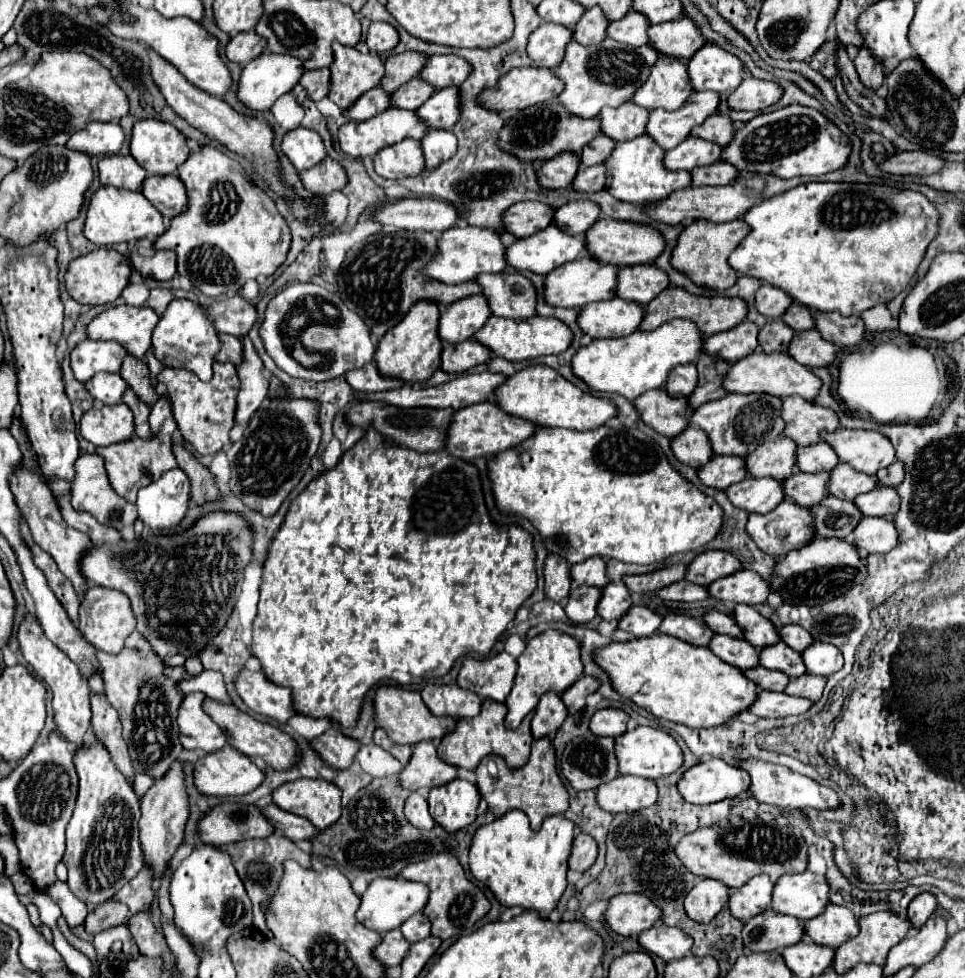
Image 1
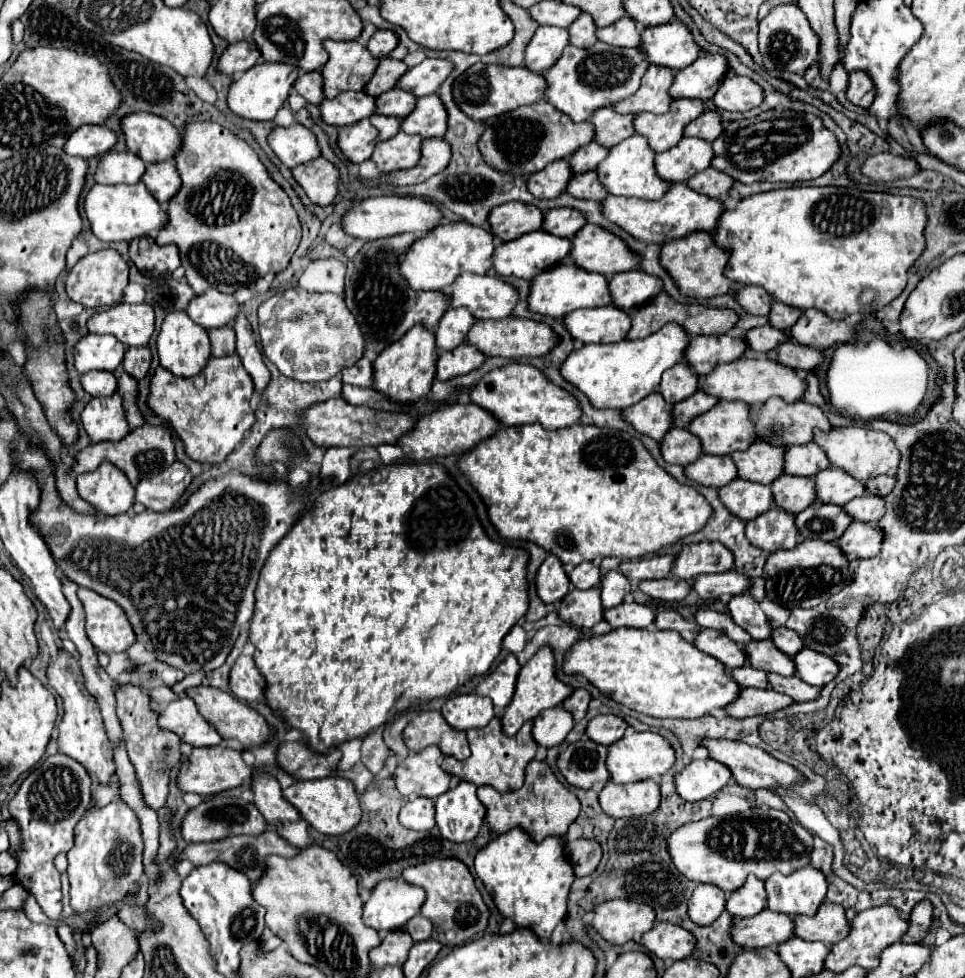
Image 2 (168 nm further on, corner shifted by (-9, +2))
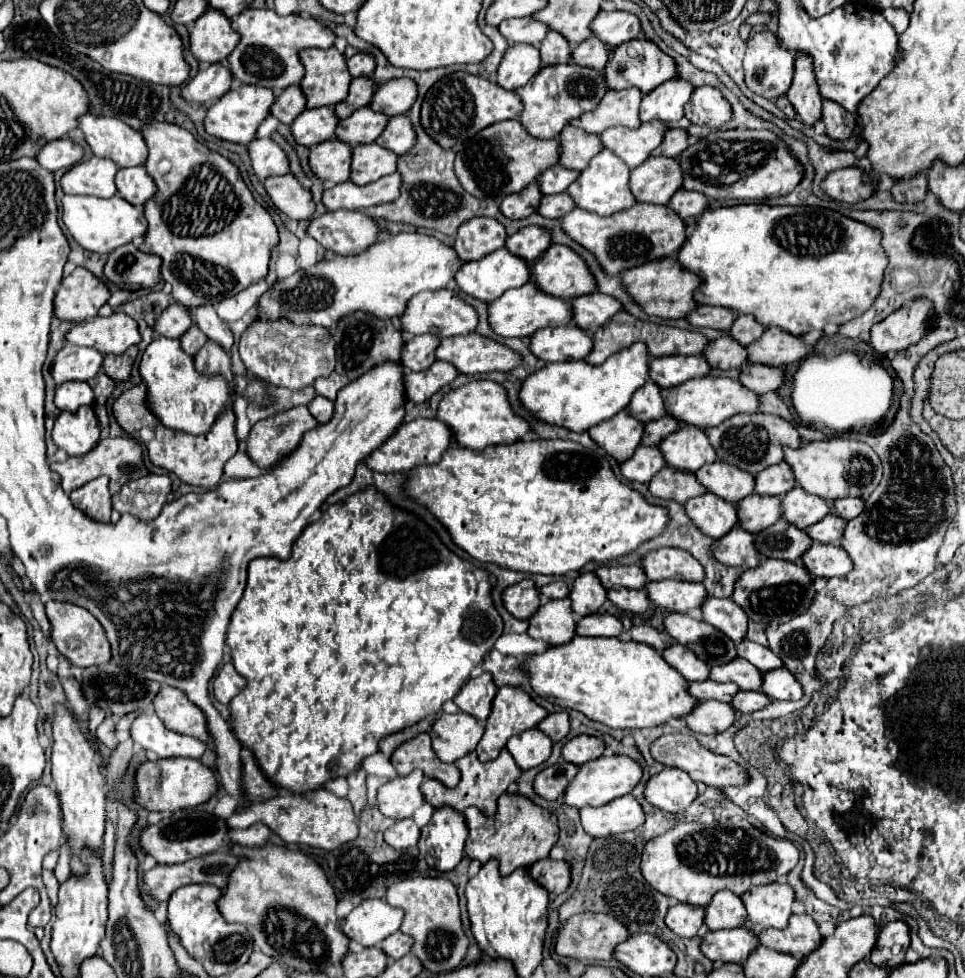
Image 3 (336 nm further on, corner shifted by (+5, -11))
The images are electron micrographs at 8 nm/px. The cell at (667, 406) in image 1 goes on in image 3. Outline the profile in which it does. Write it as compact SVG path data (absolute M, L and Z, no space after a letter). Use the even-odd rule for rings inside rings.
M622 410L618 412L618 416L612 416L610 420L604 420L602 424L590 428L588 434L610 456L614 456L618 462L624 462L640 446L644 424L632 418L628 410Z

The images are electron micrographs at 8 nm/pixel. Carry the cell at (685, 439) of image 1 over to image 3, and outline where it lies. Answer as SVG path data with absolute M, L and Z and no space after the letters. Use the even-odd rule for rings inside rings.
M638 446L634 456L630 456L628 460L624 460L620 464L620 472L624 474L624 478L628 480L636 480L636 482L650 482L650 478L664 468L664 460L662 460L662 452L652 446Z

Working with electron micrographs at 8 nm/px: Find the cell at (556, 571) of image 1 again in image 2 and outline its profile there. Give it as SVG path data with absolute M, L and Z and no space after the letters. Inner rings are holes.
M548 555L546 561L540 565L536 575L538 595L544 603L558 603L570 591L570 579L564 571L564 565L554 555Z

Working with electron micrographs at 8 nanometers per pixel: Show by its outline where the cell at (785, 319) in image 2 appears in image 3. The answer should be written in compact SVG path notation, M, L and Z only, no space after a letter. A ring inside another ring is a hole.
M736 316L734 324L732 324L730 330L728 330L728 334L730 334L736 342L740 342L742 346L748 346L748 344L752 344L754 340L758 340L758 338L762 336L762 332L764 332L764 326L758 324L758 322L754 320L754 316Z

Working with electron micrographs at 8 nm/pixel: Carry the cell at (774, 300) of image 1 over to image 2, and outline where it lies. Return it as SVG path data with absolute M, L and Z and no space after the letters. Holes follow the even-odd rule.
M742 287L736 295L738 303L752 315L768 315L768 307L772 305L772 297L766 295L762 287Z

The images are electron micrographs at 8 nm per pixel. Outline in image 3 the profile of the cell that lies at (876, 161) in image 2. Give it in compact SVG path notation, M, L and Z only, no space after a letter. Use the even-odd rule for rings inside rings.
M850 166L850 168L842 168L836 172L830 172L822 184L820 190L824 194L828 194L832 200L838 202L846 202L846 204L856 204L862 202L866 198L872 196L874 186L872 184L862 184L862 170Z

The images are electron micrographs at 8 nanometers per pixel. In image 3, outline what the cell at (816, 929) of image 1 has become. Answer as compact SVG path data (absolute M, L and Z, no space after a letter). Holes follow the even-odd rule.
M792 914L790 924L786 928L766 928L766 932L758 934L758 938L760 942L764 942L764 946L792 954L796 958L808 956L822 940L816 922L808 914Z

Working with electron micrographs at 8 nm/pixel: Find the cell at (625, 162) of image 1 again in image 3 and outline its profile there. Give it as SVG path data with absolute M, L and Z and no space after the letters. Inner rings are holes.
M602 150L594 156L594 160L590 160L590 164L580 172L578 180L566 188L566 192L572 196L572 200L578 208L594 212L598 216L610 216L614 212L626 210L636 204L634 196L630 194L630 186L628 186L630 176L628 174L630 174L630 168L626 164L622 164L622 160L618 160L618 156L614 156L608 150Z

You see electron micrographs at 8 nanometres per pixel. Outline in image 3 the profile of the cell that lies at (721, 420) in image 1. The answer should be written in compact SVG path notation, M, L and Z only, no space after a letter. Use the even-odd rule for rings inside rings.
M682 426L674 434L668 434L658 448L662 450L666 466L684 472L696 472L700 466L716 460L716 452L700 428Z

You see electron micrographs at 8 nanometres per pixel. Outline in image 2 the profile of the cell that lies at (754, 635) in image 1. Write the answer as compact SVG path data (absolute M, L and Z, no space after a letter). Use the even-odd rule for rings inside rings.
M742 593L742 595L732 597L732 601L728 603L728 609L730 609L732 619L734 619L742 629L746 629L746 631L752 635L754 641L770 639L770 635L772 635L770 621L766 619L766 615L764 615L764 611L760 609L760 605L752 599L752 595Z

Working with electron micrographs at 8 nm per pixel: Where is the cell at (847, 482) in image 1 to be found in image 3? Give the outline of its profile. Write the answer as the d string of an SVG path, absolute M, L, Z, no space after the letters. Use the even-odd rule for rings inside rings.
M800 486L782 496L782 518L800 530L816 524L826 514L830 514L830 502L804 492Z

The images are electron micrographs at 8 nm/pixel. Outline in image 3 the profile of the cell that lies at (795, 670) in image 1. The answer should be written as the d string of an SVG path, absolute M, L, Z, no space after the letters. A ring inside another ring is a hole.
M734 658L730 664L722 664L718 668L710 668L710 680L718 682L734 682L740 690L760 690L762 674L748 660Z

